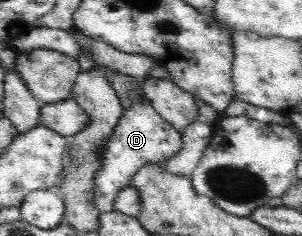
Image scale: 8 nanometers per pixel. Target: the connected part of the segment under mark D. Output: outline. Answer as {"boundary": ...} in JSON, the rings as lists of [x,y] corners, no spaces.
{"boundary":[[[138,78],[136,85],[140,89],[140,94],[135,92],[136,96],[133,96],[133,92],[128,93],[128,97],[132,97],[130,104],[124,107],[115,127],[98,149],[98,157],[100,157],[98,161],[100,162],[98,170],[92,177],[90,193],[95,212],[99,215],[116,211],[116,201],[121,190],[133,183],[135,175],[143,167],[163,162],[182,148],[181,132],[167,123],[145,96],[145,80],[145,78]]]}

